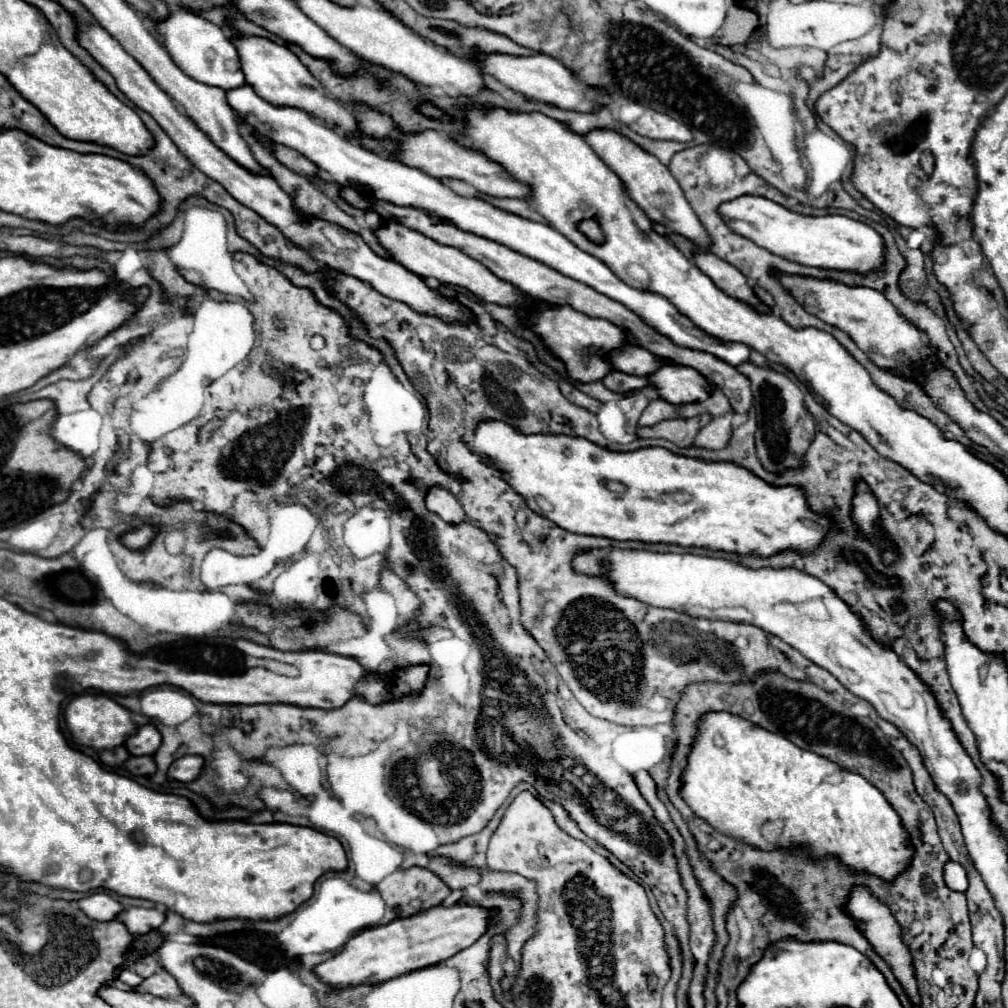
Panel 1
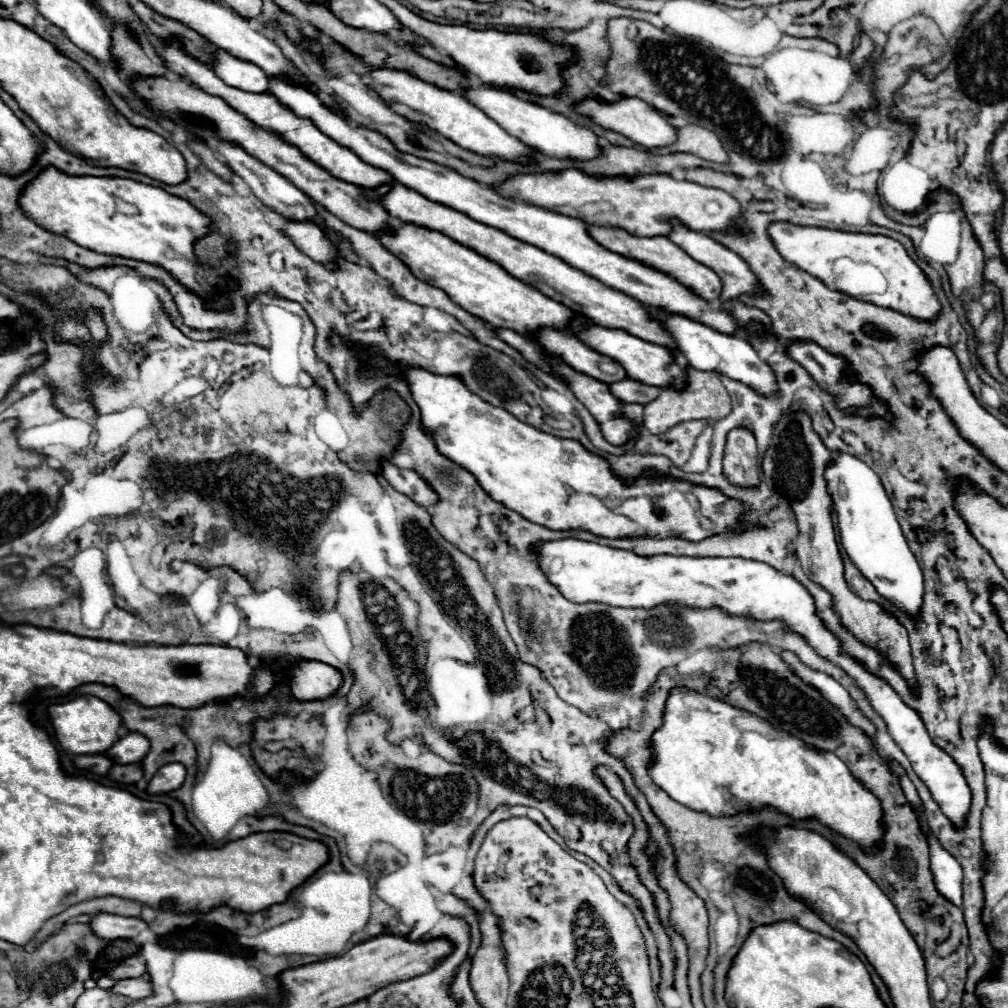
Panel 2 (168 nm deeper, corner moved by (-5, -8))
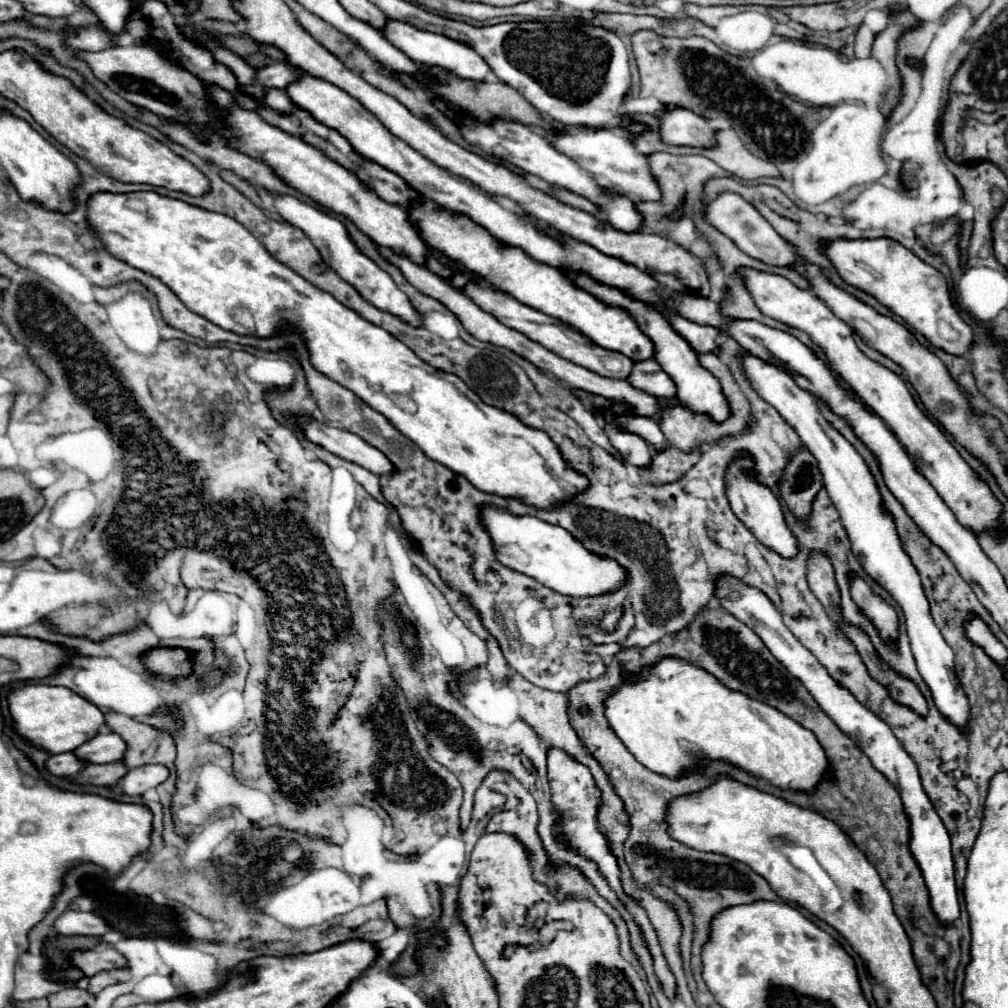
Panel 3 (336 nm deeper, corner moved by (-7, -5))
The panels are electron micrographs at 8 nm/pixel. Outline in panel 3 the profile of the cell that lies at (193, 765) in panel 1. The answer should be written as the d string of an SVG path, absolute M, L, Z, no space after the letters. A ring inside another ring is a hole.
M143 765L137 769L129 769L129 773L121 779L121 783L117 783L117 787L135 797L135 795L143 795L147 789L161 785L163 781L169 779L169 769L165 765Z

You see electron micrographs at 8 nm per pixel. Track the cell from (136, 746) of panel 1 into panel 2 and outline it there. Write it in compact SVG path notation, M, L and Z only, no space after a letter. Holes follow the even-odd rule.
M129 732L103 754L115 764L135 764L141 762L147 752L149 752L149 740L137 732Z

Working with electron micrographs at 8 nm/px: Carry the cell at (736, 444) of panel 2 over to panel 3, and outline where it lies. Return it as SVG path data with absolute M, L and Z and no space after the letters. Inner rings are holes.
M741 451L739 457L735 457L727 465L727 469L725 469L725 495L731 503L733 513L755 533L755 537L763 545L767 545L769 549L777 551L783 557L793 557L797 553L797 539L793 537L793 533L785 525L781 505L779 505L777 497L773 495L773 491L767 485L757 481L755 463L747 451Z

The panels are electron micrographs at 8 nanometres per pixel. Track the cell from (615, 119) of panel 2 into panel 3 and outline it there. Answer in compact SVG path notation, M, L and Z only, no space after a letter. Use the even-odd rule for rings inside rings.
M673 107L659 117L659 135L667 145L691 145L691 147L713 147L715 129L707 121L689 109Z

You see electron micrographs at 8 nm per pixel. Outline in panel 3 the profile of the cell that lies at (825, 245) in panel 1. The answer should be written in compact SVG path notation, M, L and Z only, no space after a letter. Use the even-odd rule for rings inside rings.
M887 237L833 239L823 245L823 255L835 265L839 277L845 283L873 295L879 303L891 309L915 331L925 335L935 347L953 355L965 355L969 351L973 341L973 331L955 311L945 277L935 267L927 265L917 255L913 255L901 243Z

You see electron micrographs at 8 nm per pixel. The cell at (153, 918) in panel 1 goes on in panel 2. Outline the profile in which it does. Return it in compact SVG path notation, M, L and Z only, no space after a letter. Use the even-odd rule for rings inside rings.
M95 914L89 922L91 932L95 932L95 936L99 936L101 940L117 940L117 938L125 938L131 940L135 938L141 930L147 928L147 924L139 918L125 918L125 916L117 916L117 914Z

